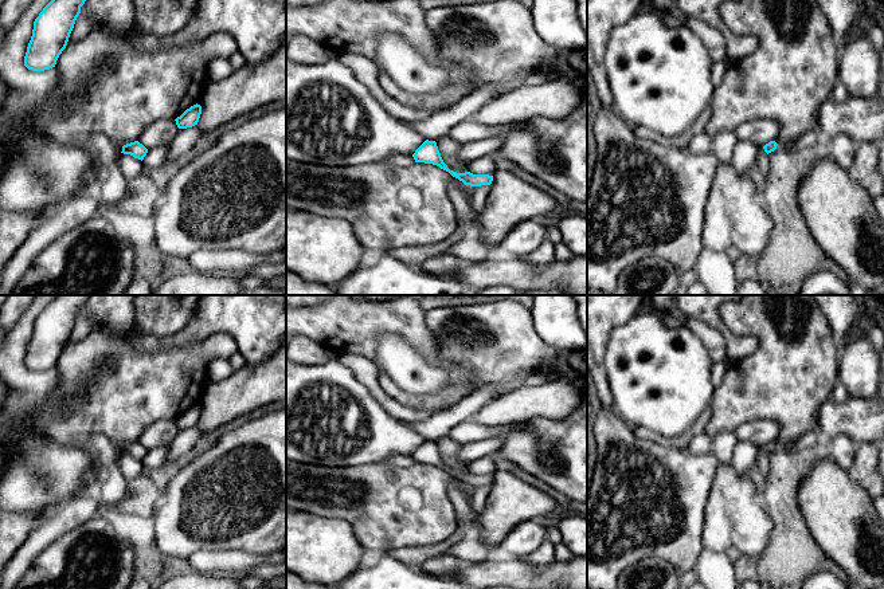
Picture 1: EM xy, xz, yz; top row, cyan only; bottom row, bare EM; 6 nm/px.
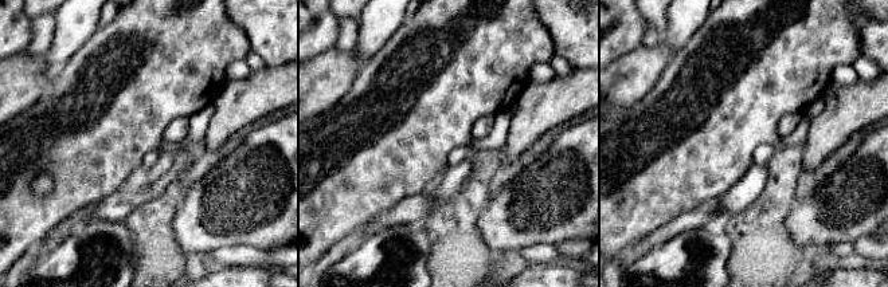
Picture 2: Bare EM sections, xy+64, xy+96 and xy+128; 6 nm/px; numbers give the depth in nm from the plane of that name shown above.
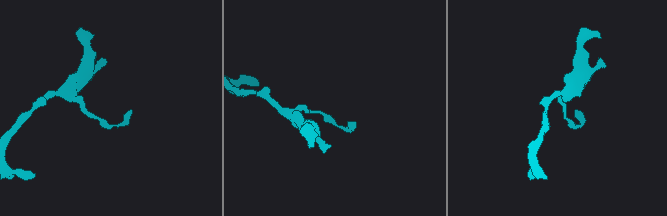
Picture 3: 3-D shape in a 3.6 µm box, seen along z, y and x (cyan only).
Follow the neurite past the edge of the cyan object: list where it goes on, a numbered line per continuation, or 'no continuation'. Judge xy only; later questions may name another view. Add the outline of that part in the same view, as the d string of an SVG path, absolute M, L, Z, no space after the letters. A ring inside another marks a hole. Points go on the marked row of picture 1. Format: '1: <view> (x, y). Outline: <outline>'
no continuation

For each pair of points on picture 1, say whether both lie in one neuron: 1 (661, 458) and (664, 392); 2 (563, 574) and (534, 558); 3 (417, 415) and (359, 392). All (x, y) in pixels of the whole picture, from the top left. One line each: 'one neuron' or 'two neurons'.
1: two neurons
2: two neurons
3: two neurons

